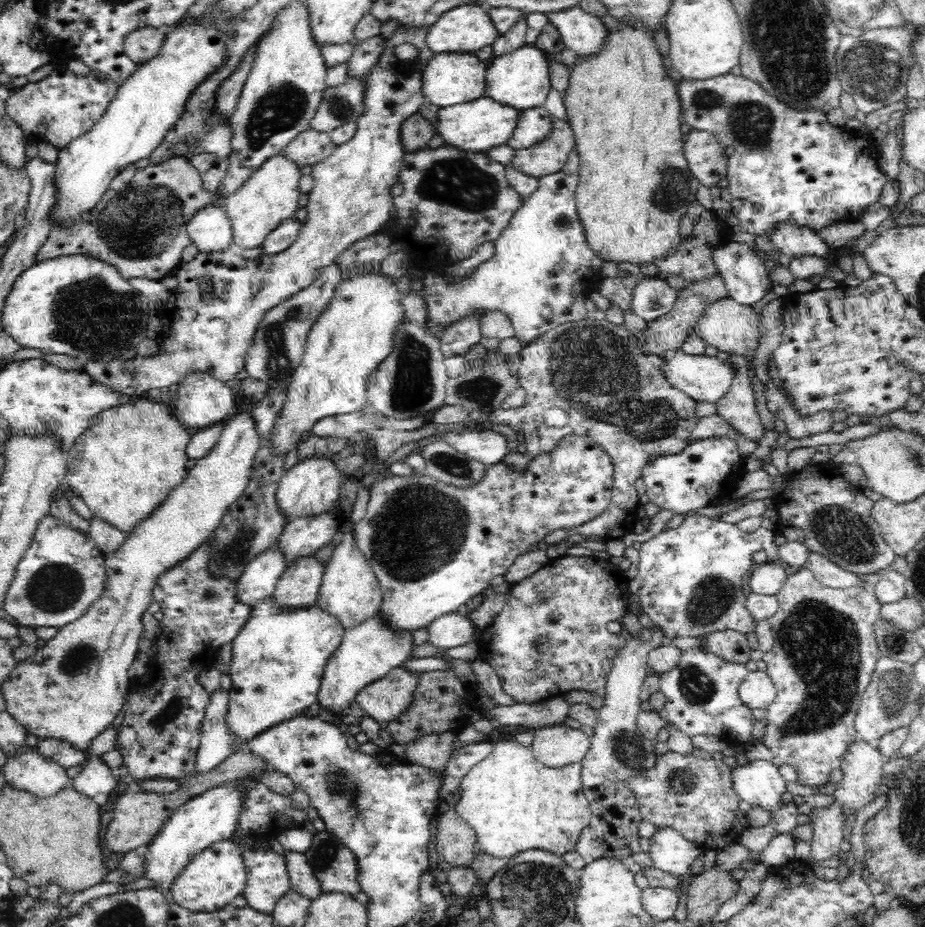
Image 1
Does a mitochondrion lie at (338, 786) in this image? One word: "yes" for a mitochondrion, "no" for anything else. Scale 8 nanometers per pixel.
yes

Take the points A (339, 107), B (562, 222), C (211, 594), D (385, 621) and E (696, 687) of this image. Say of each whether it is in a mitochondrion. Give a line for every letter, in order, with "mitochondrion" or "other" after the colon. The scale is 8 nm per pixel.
A: mitochondrion
B: mitochondrion
C: mitochondrion
D: other
E: mitochondrion

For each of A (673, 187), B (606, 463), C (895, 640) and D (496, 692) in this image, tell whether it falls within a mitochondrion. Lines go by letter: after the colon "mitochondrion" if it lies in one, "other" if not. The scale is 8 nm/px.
A: mitochondrion
B: other
C: mitochondrion
D: other

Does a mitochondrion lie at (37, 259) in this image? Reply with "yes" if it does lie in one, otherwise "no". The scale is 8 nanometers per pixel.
no

